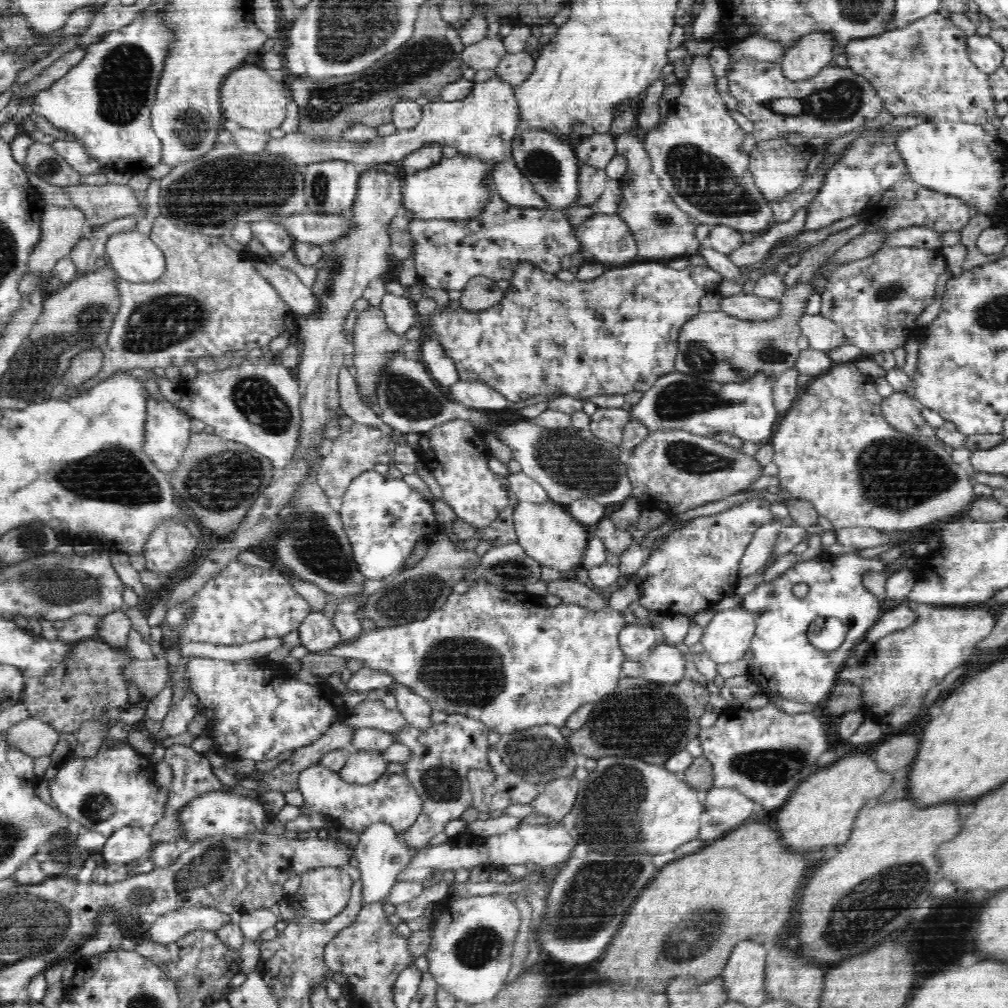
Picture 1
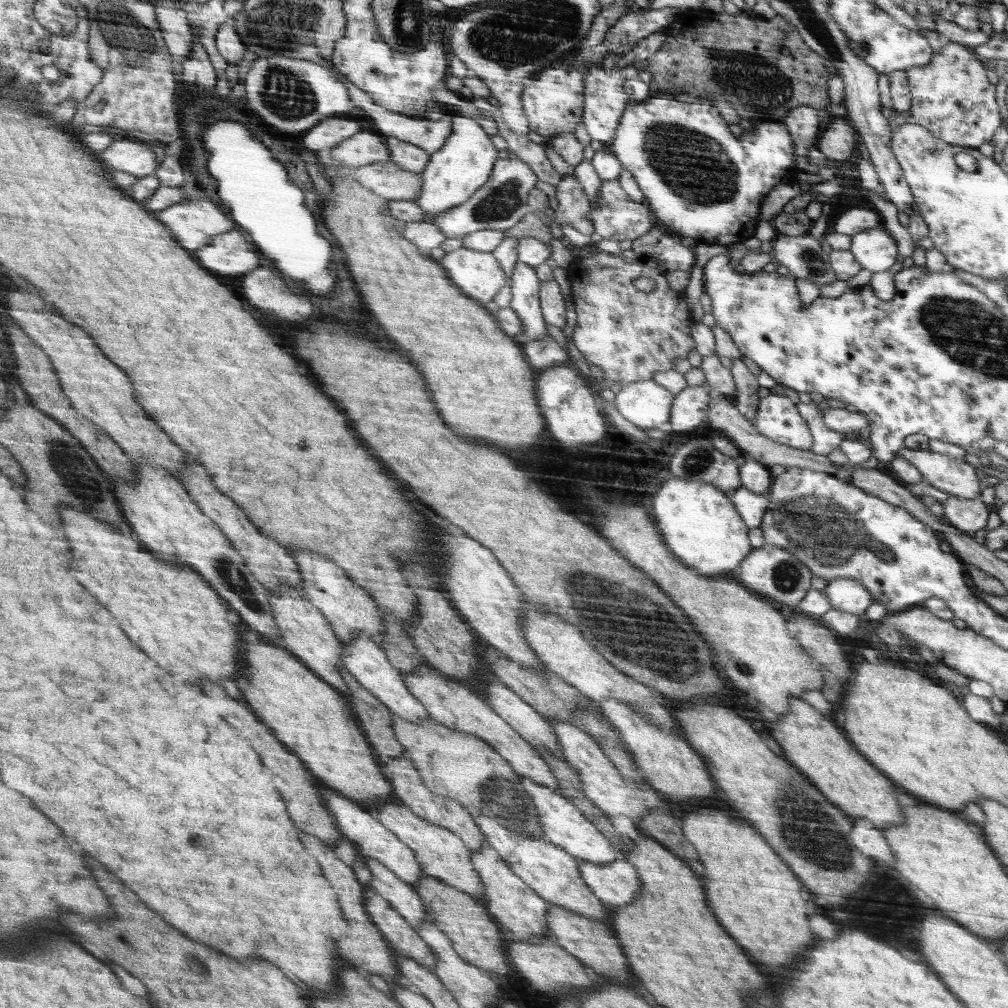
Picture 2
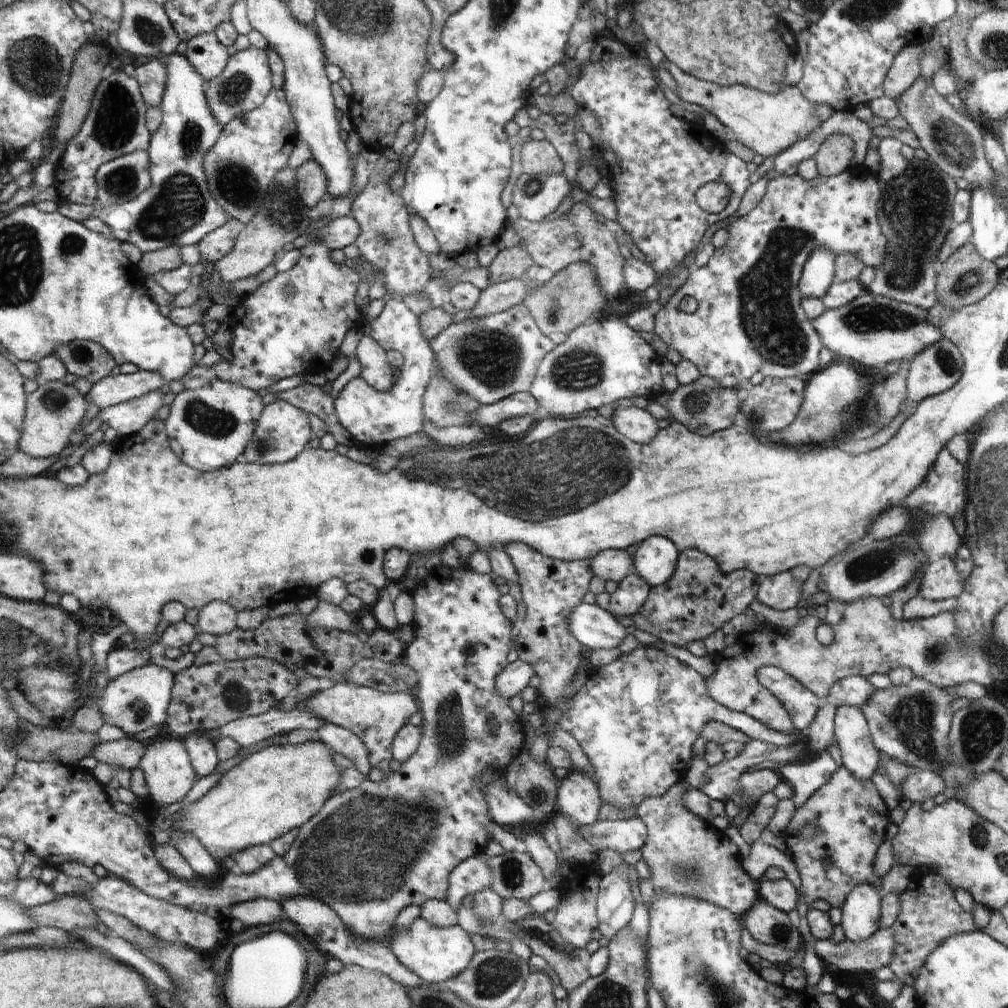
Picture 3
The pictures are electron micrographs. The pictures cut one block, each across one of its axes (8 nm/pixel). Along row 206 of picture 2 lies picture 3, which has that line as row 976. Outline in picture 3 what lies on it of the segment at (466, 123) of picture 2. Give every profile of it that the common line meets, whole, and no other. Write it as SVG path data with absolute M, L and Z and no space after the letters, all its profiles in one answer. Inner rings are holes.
M417 917L406 930L394 927L387 942L398 962L420 975L428 985L435 985L462 974L476 956L476 948L468 935L458 924L437 927L430 921Z

